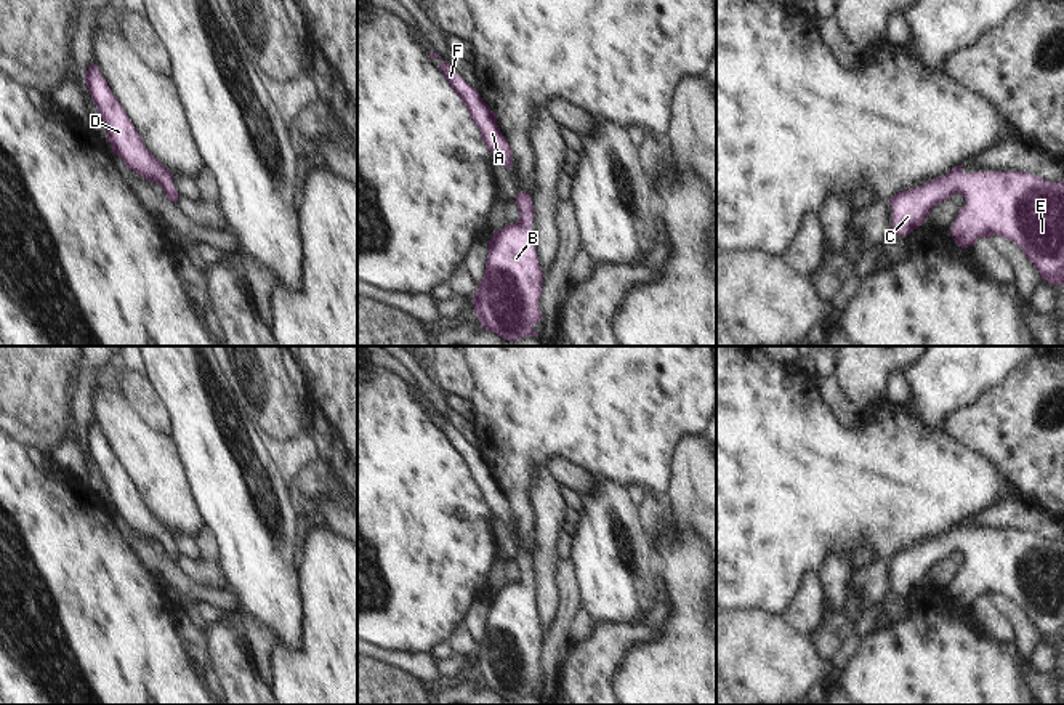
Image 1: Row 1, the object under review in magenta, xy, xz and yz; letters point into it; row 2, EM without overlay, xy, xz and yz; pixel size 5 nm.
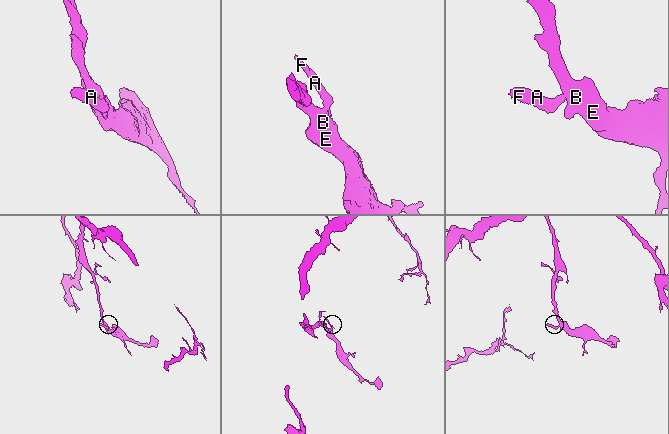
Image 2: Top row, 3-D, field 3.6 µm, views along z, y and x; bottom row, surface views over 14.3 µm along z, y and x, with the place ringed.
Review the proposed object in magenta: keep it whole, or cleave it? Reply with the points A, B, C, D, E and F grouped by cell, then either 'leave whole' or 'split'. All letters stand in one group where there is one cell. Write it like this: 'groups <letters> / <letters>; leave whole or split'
groups A B C D E F; leave whole

